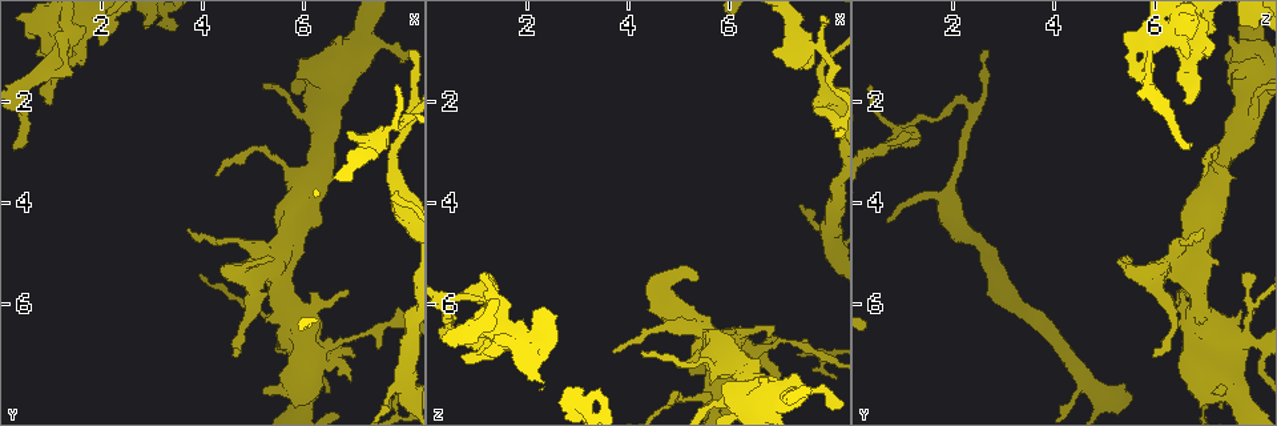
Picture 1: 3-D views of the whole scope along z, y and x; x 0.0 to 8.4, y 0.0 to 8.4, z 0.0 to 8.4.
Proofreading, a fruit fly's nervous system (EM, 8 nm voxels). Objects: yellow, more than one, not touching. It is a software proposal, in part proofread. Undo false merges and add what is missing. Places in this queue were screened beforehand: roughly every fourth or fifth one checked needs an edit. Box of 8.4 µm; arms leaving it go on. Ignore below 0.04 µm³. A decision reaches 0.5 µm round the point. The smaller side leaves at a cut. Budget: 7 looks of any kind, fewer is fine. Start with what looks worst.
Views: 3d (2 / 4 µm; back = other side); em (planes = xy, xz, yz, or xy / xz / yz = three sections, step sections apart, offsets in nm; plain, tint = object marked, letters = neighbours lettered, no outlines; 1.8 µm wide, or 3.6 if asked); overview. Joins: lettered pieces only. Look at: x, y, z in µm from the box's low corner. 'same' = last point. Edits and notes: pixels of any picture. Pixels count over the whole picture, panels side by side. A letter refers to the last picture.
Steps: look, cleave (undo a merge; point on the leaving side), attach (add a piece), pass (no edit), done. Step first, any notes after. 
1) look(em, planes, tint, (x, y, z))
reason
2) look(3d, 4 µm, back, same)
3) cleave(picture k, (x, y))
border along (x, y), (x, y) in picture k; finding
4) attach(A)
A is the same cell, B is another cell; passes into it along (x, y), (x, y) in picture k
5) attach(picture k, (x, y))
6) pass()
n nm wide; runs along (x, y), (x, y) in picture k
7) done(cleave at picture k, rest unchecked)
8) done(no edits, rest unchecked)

look(em, 3.6 µm, planes, plain, (6.00, 6.95, 7.10))

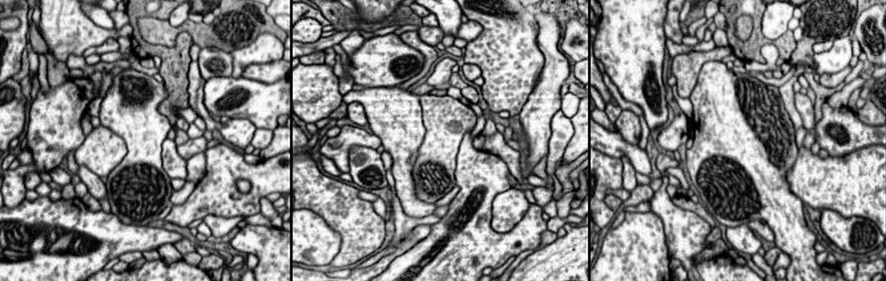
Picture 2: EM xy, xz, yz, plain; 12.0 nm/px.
look(em, 3.6 µm, planes, tint, same)
with the object marked

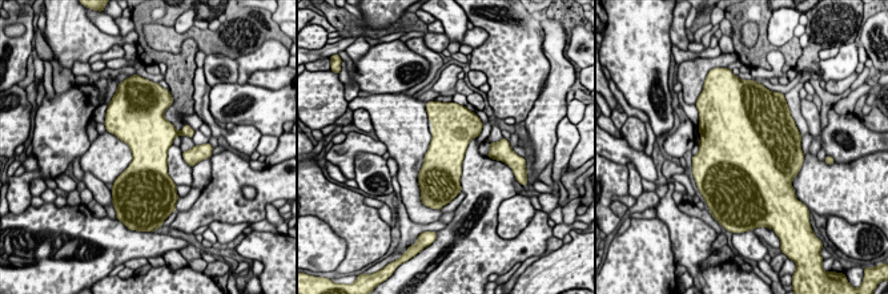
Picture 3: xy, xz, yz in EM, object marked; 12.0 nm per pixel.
look(em, 3.6 µm, planes, letters, same)
what lies round it

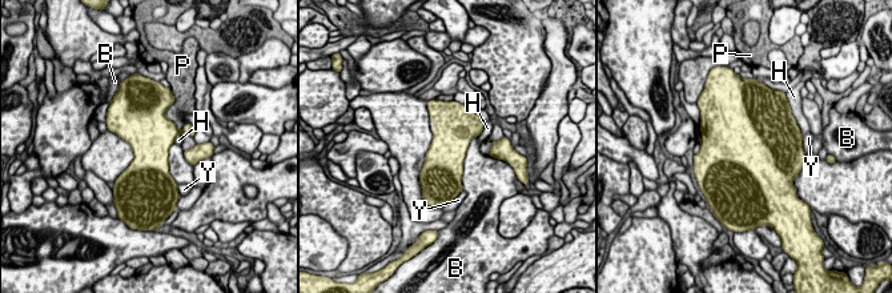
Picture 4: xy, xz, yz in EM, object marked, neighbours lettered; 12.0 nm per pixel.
pass()
B, H, P and Y are other cells; border along (478, 135), (467, 148), (462, 189) in picture 4; all the same cell

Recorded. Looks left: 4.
look(em, xz, step 4, letters, (5.85, 4.55, 6.95))
a fork

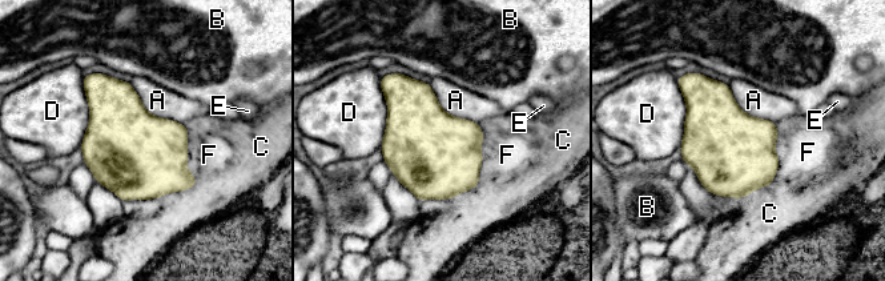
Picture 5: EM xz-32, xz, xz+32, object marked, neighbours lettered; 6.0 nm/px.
pass()
A, B, C, D, E and F are other cells; border along (129, 83), (151, 113), (182, 124) in picture 5; continuous, no second cell

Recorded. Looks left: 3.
look(em, planes, plain, (1.10, 1.50, 5.60))
branch stops here

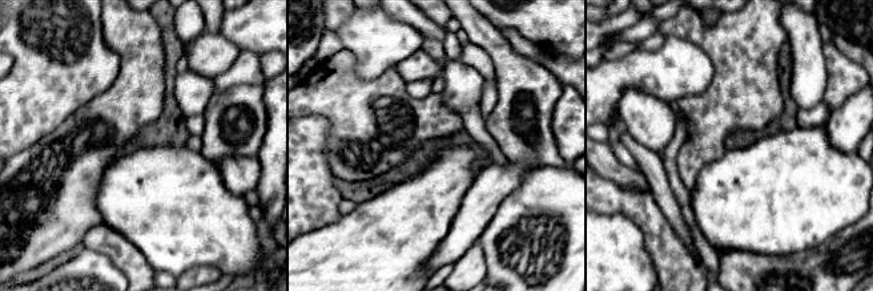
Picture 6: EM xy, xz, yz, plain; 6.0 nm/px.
look(em, planes, tint, same)
where the object lies

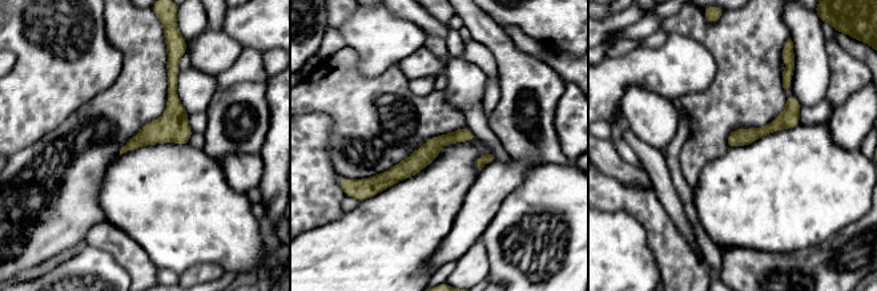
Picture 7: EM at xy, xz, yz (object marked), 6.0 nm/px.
look(em, planes, letters, same)
see the neighbours

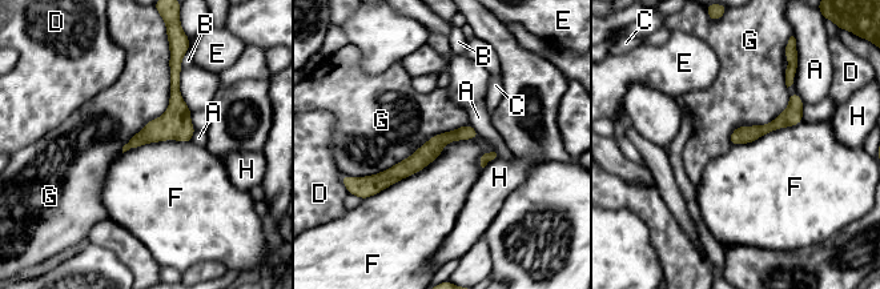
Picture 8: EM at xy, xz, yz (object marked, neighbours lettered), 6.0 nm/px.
pass()
A, B, C, D, E, F, G and H are other cells; runs along (474, 135), (443, 137), (374, 184) in picture 8; none of them fits

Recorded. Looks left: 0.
done(no edits, rest unchecked)

